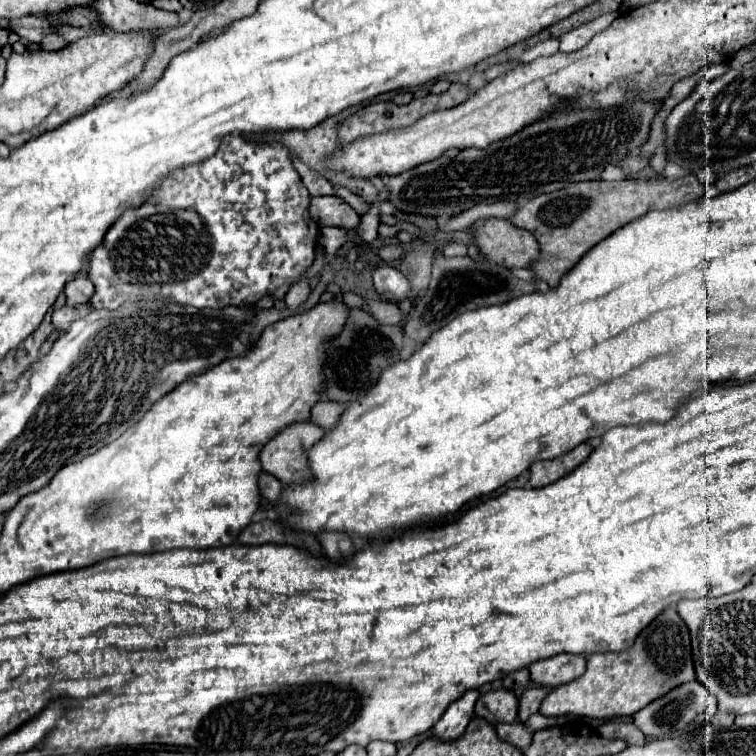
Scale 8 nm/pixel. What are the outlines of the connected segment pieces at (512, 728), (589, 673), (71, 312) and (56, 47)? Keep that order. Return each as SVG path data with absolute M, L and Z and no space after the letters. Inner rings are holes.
M515 721L515 723L499 723L497 733L499 733L499 737L503 741L519 747L521 751L525 751L533 741L531 729L527 725L523 725L523 723L519 723L519 721Z
M667 607L651 625L639 633L635 643L619 653L593 653L587 657L585 673L553 689L541 703L543 715L581 715L593 719L611 719L633 715L653 699L671 691L675 685L695 679L689 629L677 615L675 607Z
M65 305L65 307L53 311L53 325L55 325L55 329L59 329L59 331L67 331L69 325L71 325L75 319L77 319L77 309L75 309L75 307Z
M49 33L45 39L43 39L43 49L47 49L47 51L61 51L61 49L65 49L67 45L69 45L69 41L65 41L63 37L59 37L57 33Z

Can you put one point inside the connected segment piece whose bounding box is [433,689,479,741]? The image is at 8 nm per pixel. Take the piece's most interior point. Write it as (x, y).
(452, 724)

